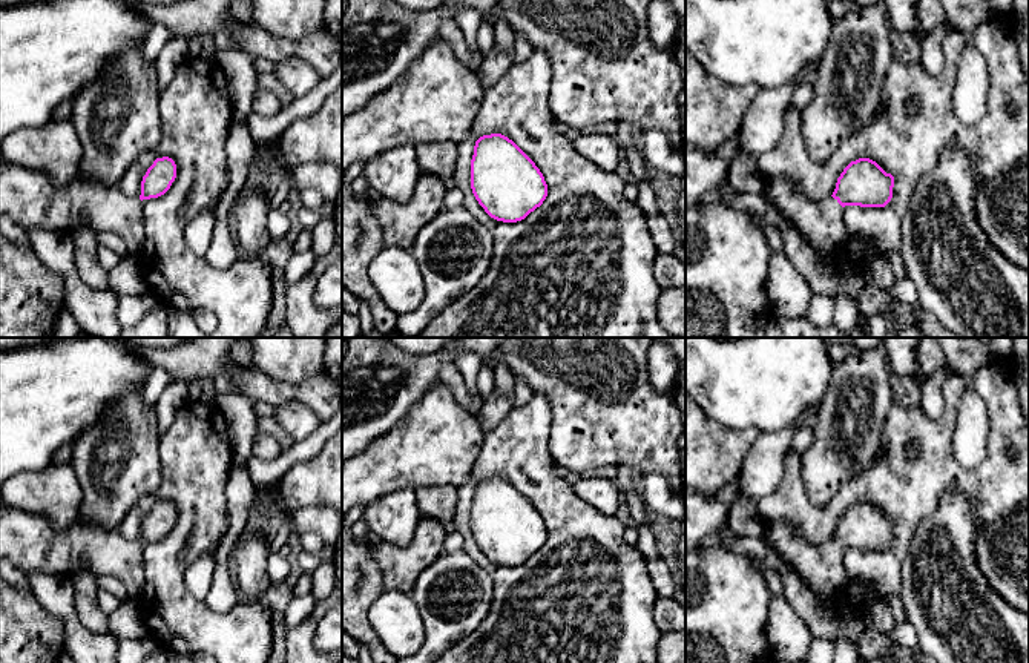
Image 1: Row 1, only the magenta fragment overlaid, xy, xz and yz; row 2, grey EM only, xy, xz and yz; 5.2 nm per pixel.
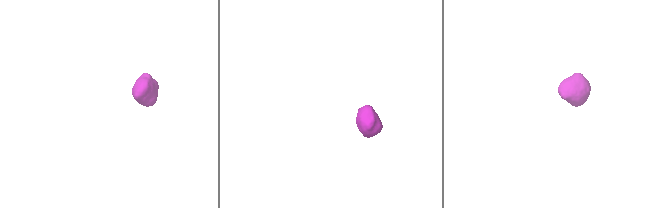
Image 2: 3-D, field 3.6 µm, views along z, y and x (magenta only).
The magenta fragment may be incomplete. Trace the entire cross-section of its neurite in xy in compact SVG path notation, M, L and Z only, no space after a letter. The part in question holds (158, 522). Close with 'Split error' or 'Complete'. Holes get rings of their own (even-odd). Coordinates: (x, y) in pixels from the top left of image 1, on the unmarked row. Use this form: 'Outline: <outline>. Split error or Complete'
Outline: M156 502L141 525L141 539L126 540L118 528L106 529L89 520L75 517L67 529L57 529L43 514L6 508L0 516L0 560L14 563L25 576L32 572L72 577L80 571L100 576L113 576L126 586L126 599L140 602L146 585L143 545L164 539L176 522L176 508L172 502Z. Split error

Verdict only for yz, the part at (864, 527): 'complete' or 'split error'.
split error

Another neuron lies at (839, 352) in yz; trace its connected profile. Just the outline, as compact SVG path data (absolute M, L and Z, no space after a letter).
M833 342L828 345L828 351L833 361L833 367L842 364L845 359L848 359L848 356L854 351L854 345L853 344L839 344L839 342Z

